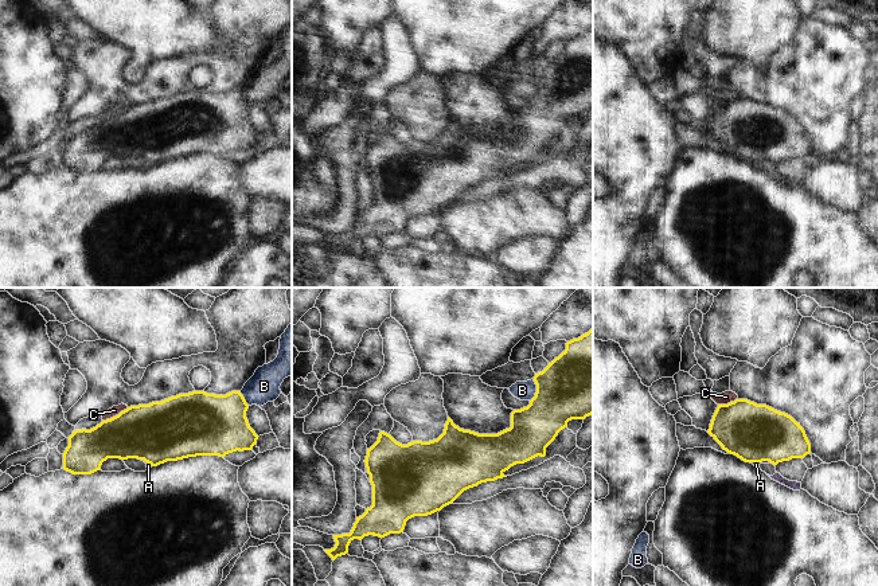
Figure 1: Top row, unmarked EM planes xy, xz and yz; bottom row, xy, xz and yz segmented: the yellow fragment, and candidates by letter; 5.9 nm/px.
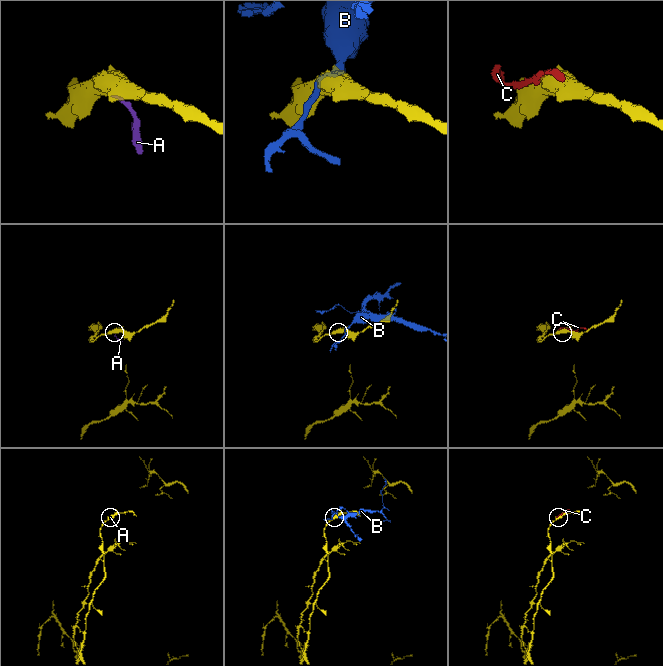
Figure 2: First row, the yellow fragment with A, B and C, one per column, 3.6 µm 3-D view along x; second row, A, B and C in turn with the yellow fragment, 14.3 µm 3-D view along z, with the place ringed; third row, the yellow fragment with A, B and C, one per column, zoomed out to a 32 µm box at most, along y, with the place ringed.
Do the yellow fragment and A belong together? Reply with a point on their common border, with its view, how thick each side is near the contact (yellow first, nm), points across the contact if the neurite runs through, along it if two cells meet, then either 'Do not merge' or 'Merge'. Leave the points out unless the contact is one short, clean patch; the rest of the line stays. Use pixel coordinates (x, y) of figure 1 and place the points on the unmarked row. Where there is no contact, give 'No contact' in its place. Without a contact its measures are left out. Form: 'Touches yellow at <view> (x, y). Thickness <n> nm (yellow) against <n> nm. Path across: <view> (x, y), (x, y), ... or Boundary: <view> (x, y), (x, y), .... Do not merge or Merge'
Touches yellow at yz (761, 160). Thickness 340 nm (yellow) against 30 nm. Boundary: yz (750, 160), (771, 161). Do not merge

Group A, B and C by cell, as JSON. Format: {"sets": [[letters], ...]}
{"sets": [["A"], ["B"], ["C"]]}

